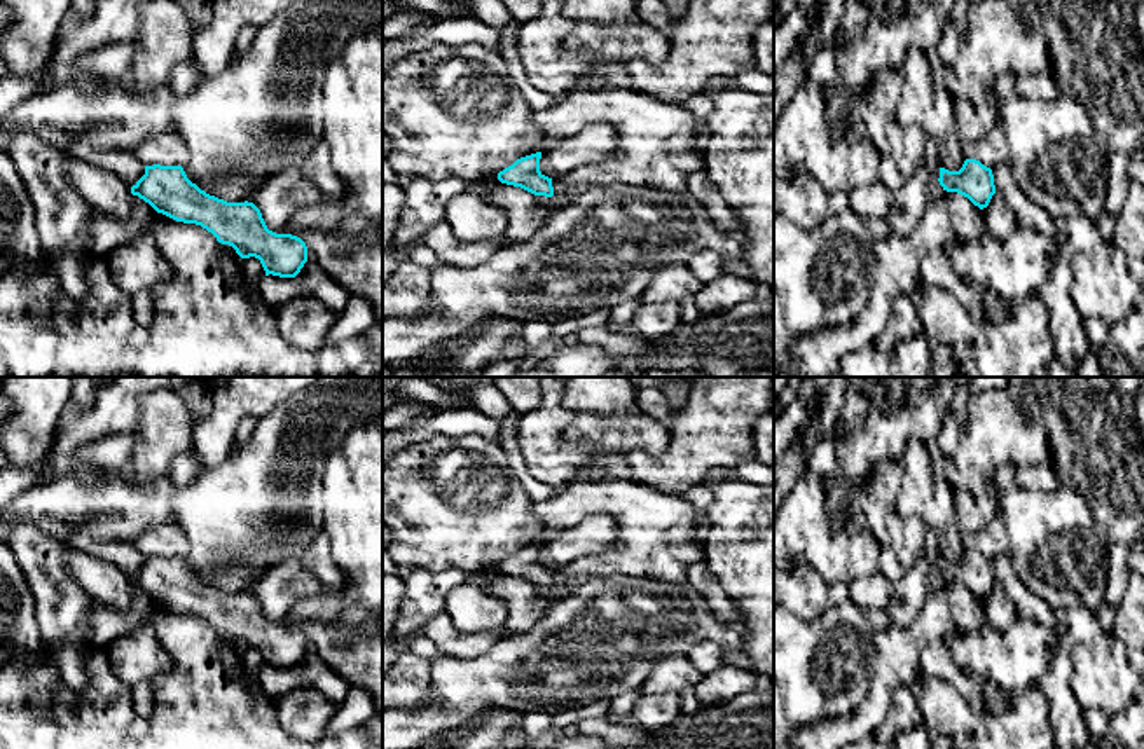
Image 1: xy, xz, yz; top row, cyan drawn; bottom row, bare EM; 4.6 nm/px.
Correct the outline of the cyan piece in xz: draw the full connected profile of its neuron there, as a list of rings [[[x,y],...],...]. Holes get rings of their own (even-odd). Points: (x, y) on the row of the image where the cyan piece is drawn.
[[[541,152],[517,159],[512,166],[498,173],[498,180],[520,187],[534,196],[554,196],[552,178],[540,171]]]

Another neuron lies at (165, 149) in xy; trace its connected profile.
[[[166,133],[140,141],[131,152],[145,166],[185,166],[189,159],[183,140]]]

